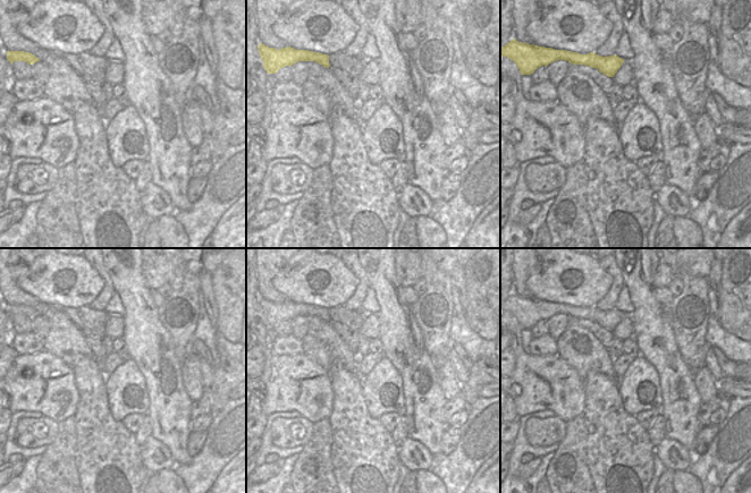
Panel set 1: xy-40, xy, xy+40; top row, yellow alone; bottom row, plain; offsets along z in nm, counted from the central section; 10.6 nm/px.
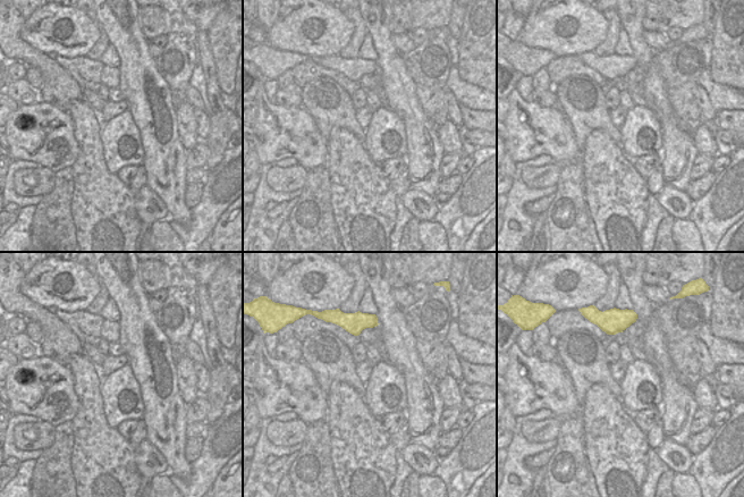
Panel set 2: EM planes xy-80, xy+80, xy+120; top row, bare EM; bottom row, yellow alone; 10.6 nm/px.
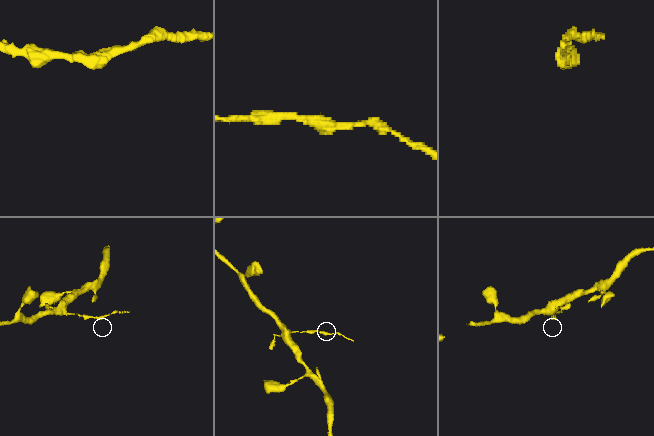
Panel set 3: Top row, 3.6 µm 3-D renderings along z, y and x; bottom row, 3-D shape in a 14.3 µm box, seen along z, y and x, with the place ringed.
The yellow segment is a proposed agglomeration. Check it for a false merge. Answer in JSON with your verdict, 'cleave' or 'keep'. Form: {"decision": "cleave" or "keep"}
{"decision": "cleave"}

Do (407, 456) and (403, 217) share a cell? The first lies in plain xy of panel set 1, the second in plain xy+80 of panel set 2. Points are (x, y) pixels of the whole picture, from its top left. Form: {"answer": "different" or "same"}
{"answer": "different"}

